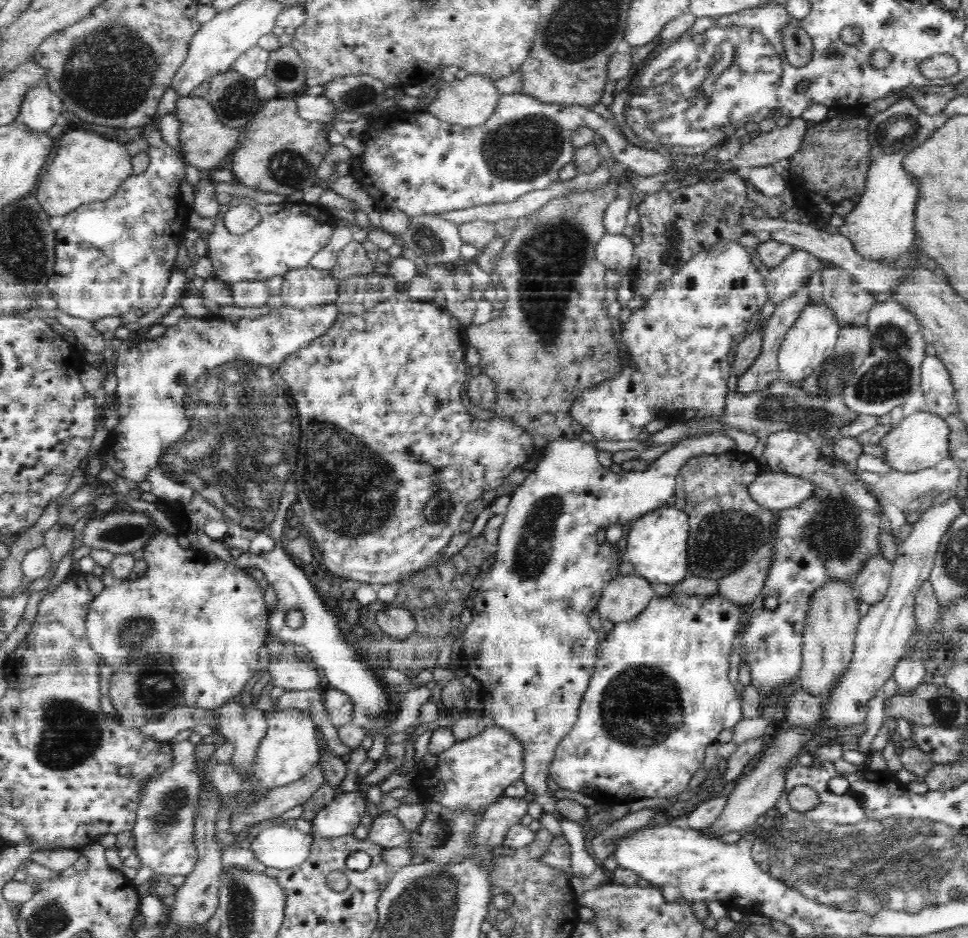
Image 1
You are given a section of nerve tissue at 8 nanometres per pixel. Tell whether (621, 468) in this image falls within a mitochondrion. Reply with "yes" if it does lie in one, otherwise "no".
no

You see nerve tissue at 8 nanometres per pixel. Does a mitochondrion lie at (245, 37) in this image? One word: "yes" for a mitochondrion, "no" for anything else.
no

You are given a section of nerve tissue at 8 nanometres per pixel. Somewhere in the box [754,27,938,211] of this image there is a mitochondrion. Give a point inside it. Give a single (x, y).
(893, 133)

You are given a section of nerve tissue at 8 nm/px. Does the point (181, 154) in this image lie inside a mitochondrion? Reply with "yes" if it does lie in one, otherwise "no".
no

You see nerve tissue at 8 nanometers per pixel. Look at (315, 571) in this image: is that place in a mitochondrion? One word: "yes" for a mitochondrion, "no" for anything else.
no

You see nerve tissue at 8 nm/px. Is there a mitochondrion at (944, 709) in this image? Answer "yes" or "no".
yes

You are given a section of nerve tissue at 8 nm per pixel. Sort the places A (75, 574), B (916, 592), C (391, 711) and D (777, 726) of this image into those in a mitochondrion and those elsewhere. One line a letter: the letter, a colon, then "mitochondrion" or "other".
A: other
B: other
C: other
D: other

